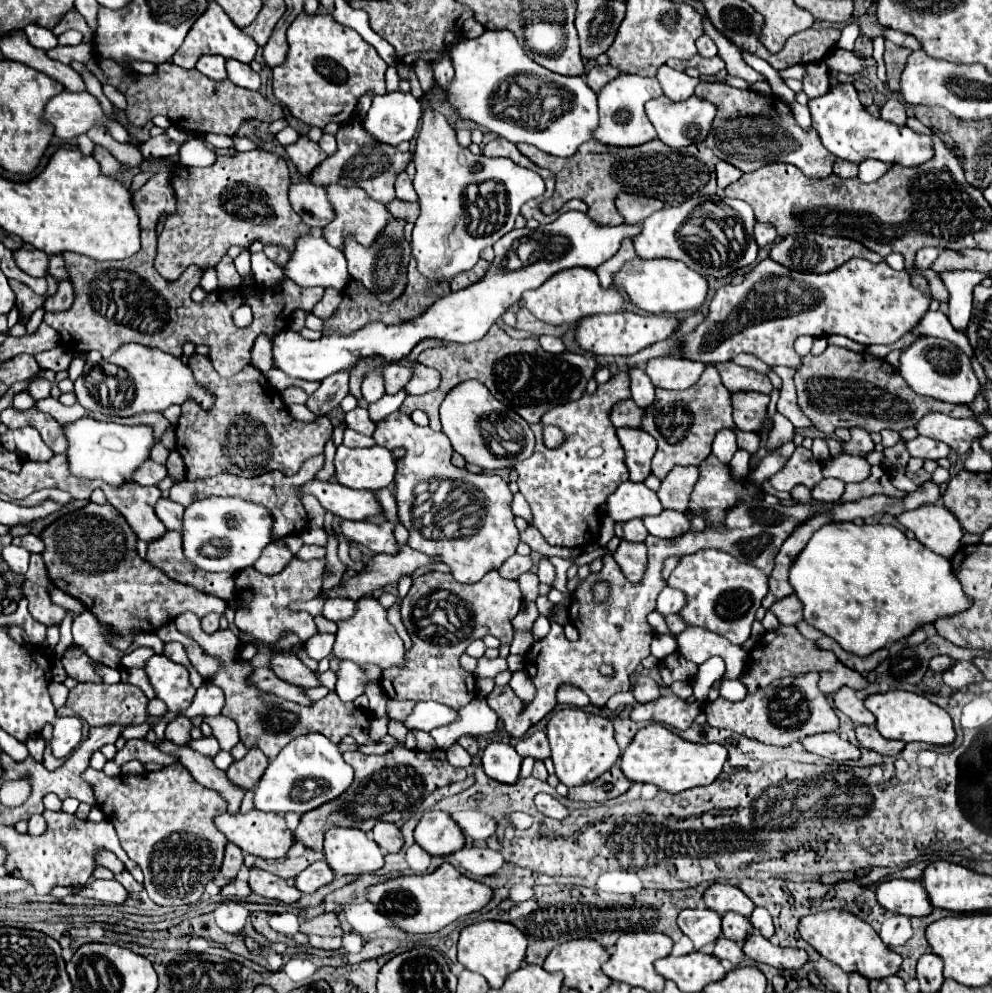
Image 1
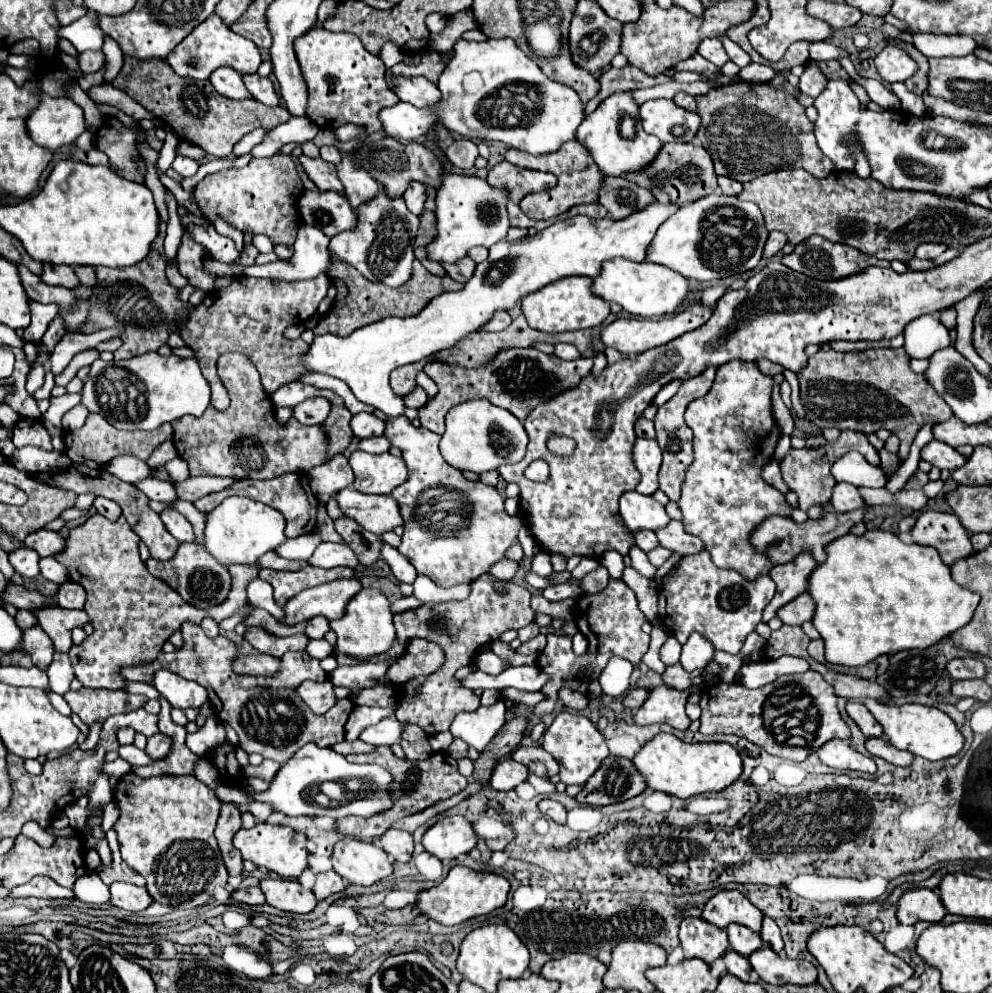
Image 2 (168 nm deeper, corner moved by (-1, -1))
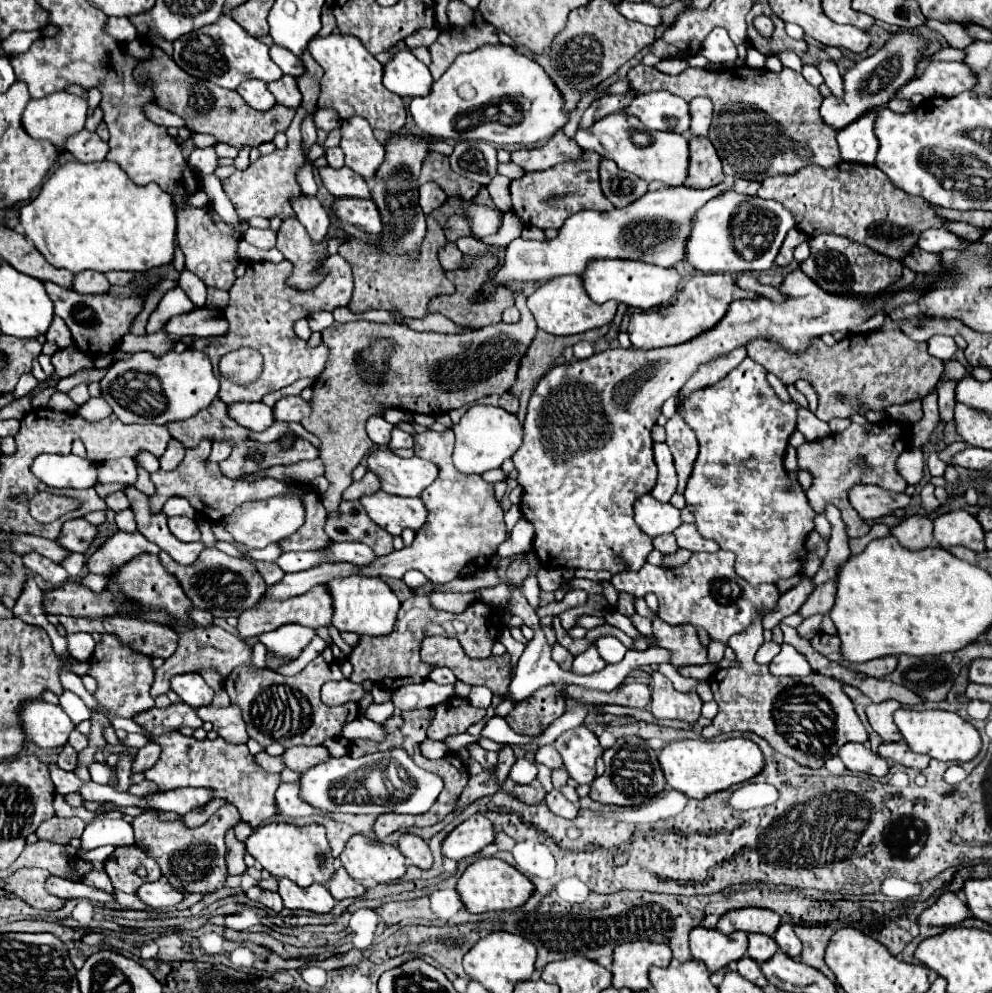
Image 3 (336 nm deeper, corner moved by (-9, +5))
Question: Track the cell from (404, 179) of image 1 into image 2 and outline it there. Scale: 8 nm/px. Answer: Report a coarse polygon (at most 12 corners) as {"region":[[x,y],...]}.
{"region":[[411,183],[403,195],[407,207],[423,213],[427,189],[423,183]]}

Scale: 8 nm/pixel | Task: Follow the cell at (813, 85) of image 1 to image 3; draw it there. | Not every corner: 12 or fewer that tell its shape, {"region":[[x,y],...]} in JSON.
{"region":[[803,65],[801,75],[813,85],[823,83],[823,75],[813,65]]}

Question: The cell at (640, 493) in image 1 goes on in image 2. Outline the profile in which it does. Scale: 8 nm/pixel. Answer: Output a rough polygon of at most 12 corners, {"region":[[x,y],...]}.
{"region":[[637,491],[621,497],[621,517],[633,533],[671,521],[659,501]]}

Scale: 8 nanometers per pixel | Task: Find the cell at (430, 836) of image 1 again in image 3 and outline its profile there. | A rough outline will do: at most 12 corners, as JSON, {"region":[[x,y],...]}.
{"region":[[475,813],[447,833],[445,857],[459,861],[493,843],[493,823]]}

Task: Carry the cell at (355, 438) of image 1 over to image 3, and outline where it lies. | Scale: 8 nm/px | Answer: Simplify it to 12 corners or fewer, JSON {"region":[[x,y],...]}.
{"region":[[401,429],[391,431],[389,449],[413,447],[409,433]]}

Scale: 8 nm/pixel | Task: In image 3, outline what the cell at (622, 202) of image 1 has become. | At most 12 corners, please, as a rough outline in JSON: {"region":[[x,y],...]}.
{"region":[[615,161],[599,165],[601,189],[617,207],[647,193],[647,183],[621,171]]}

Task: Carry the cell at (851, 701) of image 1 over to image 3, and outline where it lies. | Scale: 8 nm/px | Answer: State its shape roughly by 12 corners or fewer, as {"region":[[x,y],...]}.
{"region":[[897,701],[871,703],[865,709],[883,741],[901,741],[893,723]]}

